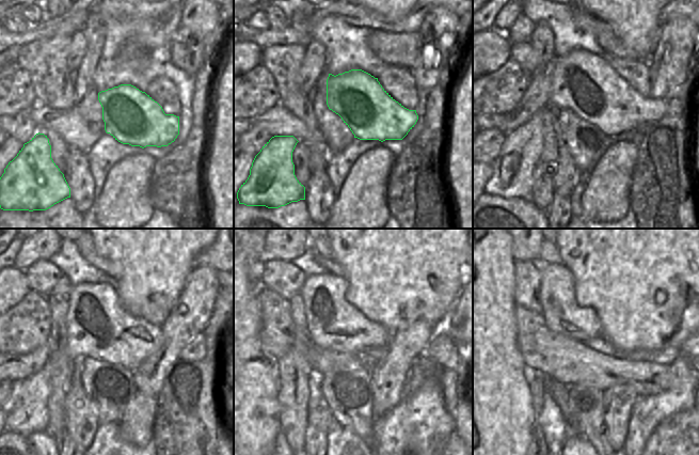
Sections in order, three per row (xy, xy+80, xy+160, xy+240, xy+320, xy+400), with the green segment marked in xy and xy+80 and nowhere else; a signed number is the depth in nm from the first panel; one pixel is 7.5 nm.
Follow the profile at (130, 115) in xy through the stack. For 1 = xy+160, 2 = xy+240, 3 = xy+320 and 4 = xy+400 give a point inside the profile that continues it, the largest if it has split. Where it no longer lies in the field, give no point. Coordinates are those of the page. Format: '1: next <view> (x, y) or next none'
1: next xy+160 (583, 82)
2: next xy+240 (97, 324)
3: next xy+320 (333, 324)
4: next xy+400 (562, 314)

